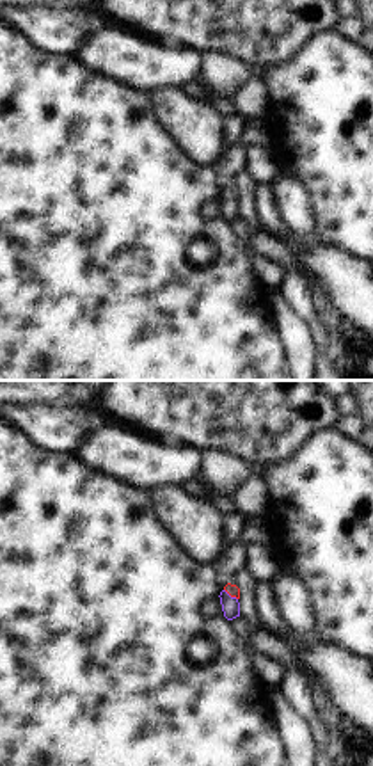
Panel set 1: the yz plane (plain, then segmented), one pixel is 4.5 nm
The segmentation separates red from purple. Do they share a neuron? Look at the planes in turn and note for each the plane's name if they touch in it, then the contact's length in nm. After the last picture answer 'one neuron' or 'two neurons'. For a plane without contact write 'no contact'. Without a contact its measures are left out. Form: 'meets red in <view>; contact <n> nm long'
meets red in yz; contact 80 nm long

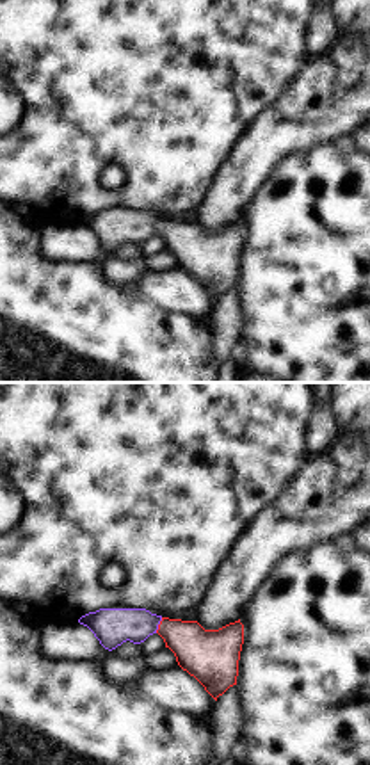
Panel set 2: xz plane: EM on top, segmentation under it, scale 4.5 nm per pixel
meets red in xz; contact 80 nm long

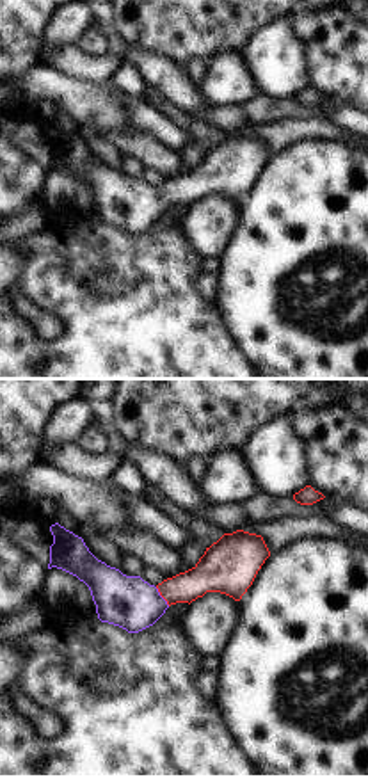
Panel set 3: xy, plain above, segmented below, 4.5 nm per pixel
meets red in xy; contact 110 nm long

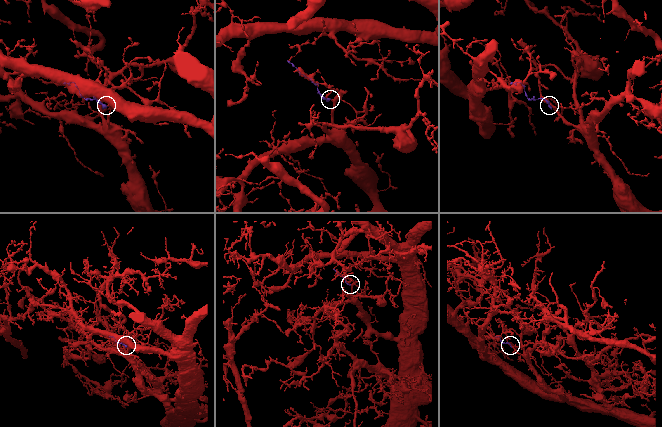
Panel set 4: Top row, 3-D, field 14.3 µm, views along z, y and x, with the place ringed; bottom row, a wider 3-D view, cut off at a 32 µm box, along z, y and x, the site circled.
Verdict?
one neuron

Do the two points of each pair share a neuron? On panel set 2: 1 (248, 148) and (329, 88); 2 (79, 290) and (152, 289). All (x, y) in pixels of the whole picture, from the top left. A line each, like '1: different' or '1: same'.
1: same
2: different

